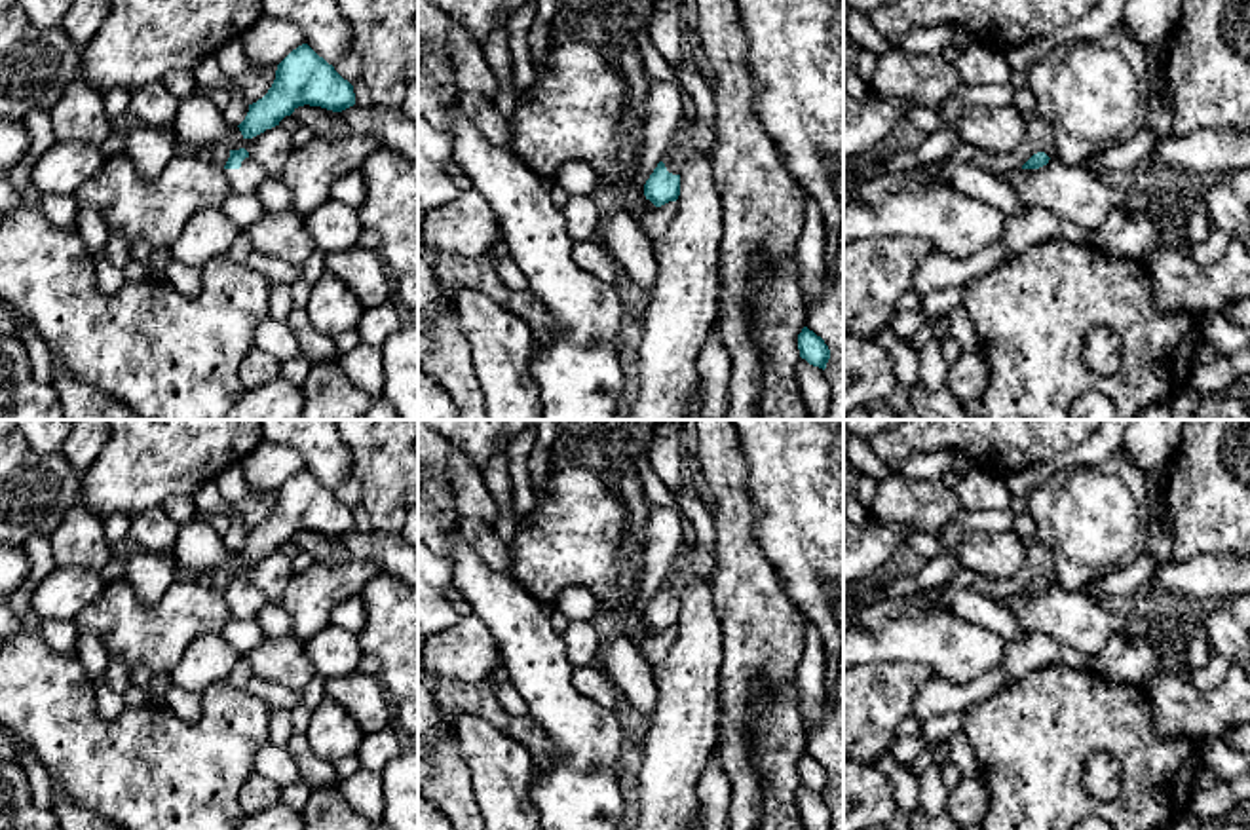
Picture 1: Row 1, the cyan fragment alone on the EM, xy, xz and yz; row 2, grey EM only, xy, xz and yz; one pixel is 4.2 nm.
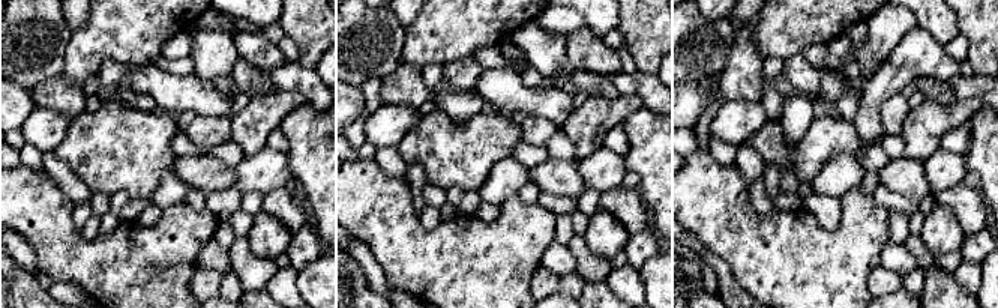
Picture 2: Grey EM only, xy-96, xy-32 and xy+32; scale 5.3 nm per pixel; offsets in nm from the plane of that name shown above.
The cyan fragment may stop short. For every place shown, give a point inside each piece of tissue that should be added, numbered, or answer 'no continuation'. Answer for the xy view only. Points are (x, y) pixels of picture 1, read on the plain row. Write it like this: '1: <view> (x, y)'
1: xy (246, 604)

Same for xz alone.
1: xz (694, 561)

